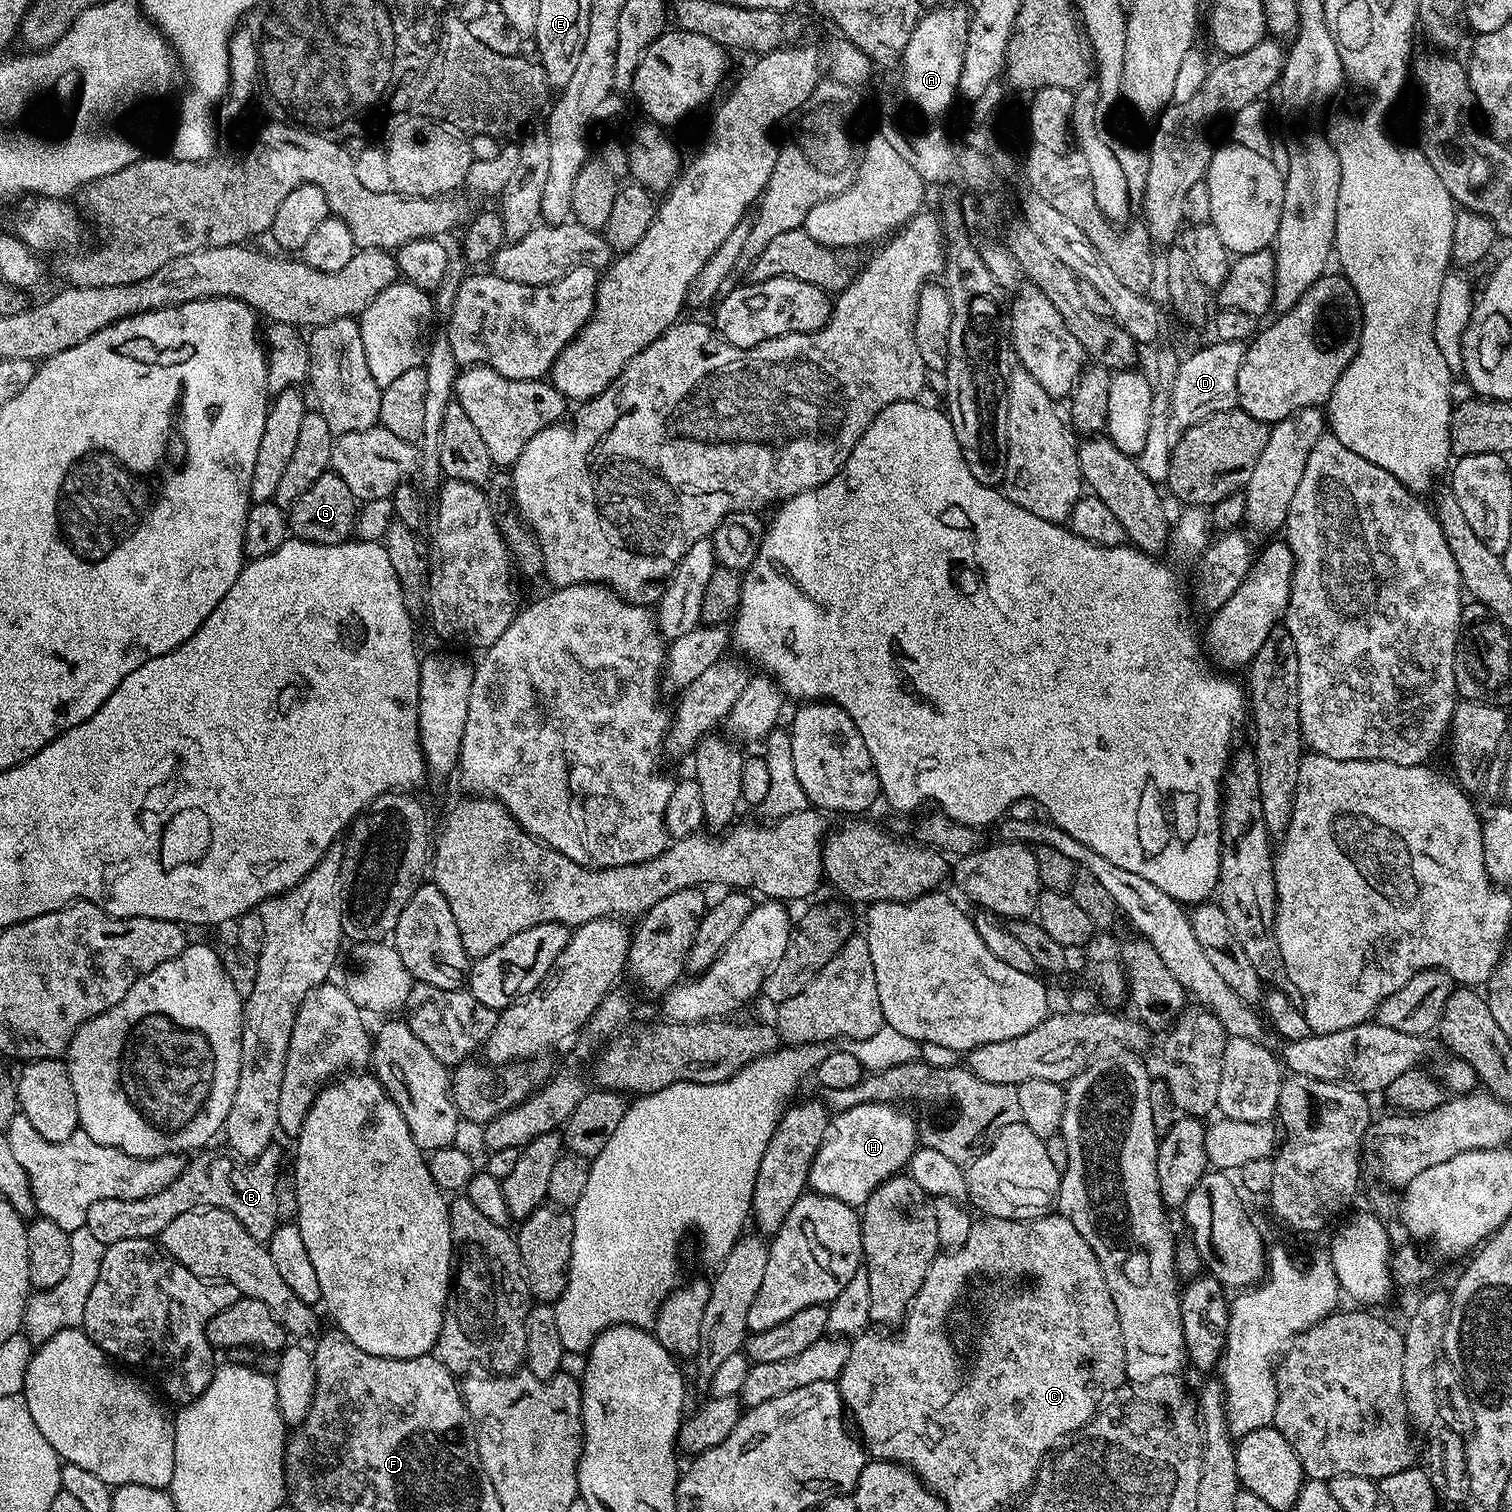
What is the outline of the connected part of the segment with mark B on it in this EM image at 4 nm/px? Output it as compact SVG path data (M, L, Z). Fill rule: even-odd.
M267 1148L257 1160L251 1161L247 1166L237 1162L231 1155L223 1156L220 1152L212 1152L213 1150L201 1151L187 1161L184 1173L174 1178L174 1182L170 1182L166 1190L158 1190L158 1194L150 1194L150 1198L106 1198L102 1202L94 1202L86 1214L84 1226L105 1246L127 1240L152 1240L159 1237L160 1232L166 1230L166 1226L170 1226L174 1218L178 1218L178 1214L207 1206L234 1214L234 1218L242 1222L242 1226L246 1226L255 1240L266 1242L278 1226L275 1184L282 1172L278 1148Z

